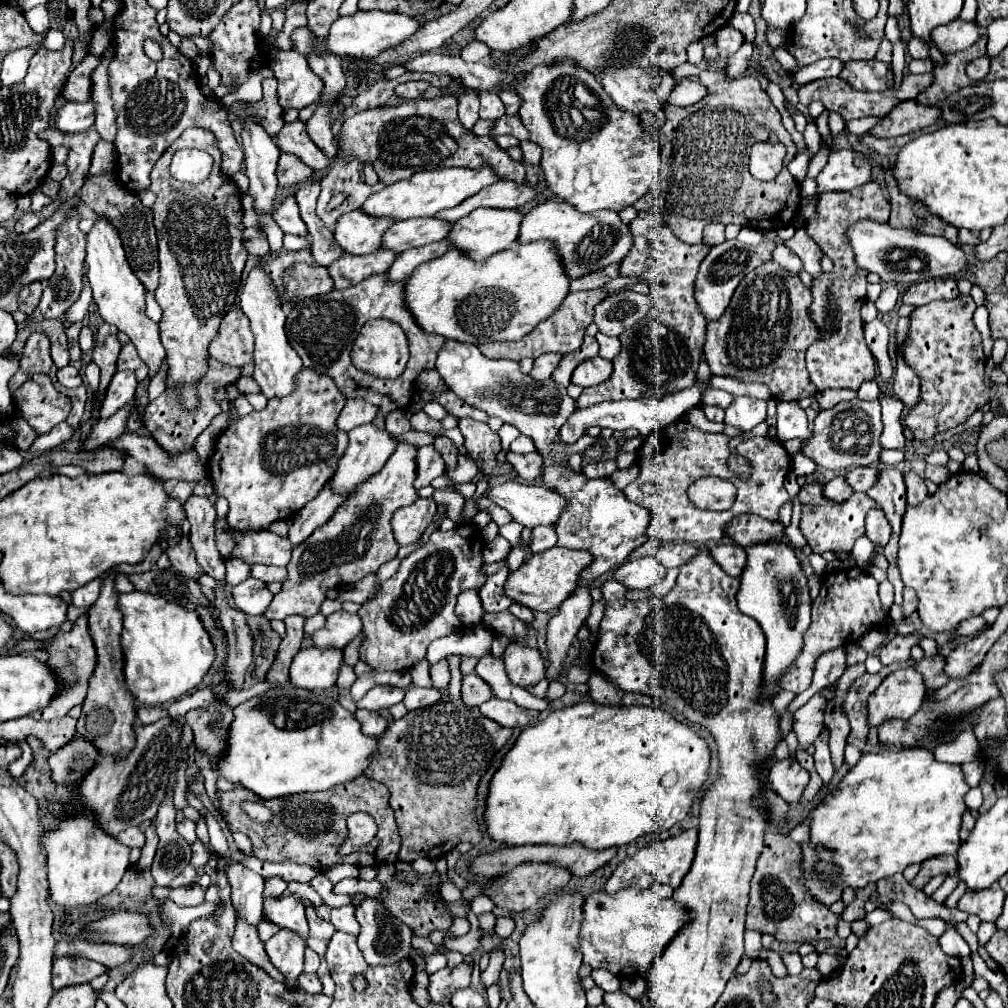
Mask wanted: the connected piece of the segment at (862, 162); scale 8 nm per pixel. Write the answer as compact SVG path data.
M839 149L829 155L829 161L816 177L818 194L833 191L849 191L871 181L871 163L863 153L853 149Z

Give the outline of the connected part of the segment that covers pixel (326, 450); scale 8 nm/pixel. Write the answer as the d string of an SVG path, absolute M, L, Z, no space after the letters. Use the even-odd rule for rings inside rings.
M303 367L295 379L293 393L269 399L265 409L241 417L219 435L207 469L211 469L215 493L229 501L227 523L233 529L267 529L273 521L289 519L301 511L305 503L317 497L323 485L333 477L335 465L347 449L347 433L339 431L335 425L345 401L347 399L343 399L343 393L339 393L339 387L331 377L323 377L321 373L313 373L313 369Z

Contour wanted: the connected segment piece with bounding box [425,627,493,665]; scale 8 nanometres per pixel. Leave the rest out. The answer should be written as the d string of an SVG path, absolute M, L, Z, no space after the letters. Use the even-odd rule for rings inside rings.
M469 627L469 629L463 629L463 633L453 633L449 637L435 639L433 645L429 645L425 659L429 661L429 665L435 665L449 655L483 657L491 649L491 639L493 639L493 633L483 631L481 627Z

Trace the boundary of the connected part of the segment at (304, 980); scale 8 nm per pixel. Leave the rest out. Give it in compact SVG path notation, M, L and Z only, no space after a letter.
M301 973L301 975L299 975L299 985L301 985L303 991L307 991L307 993L311 993L311 995L319 995L321 989L323 989L323 987L319 985L319 979L317 979L315 973Z

